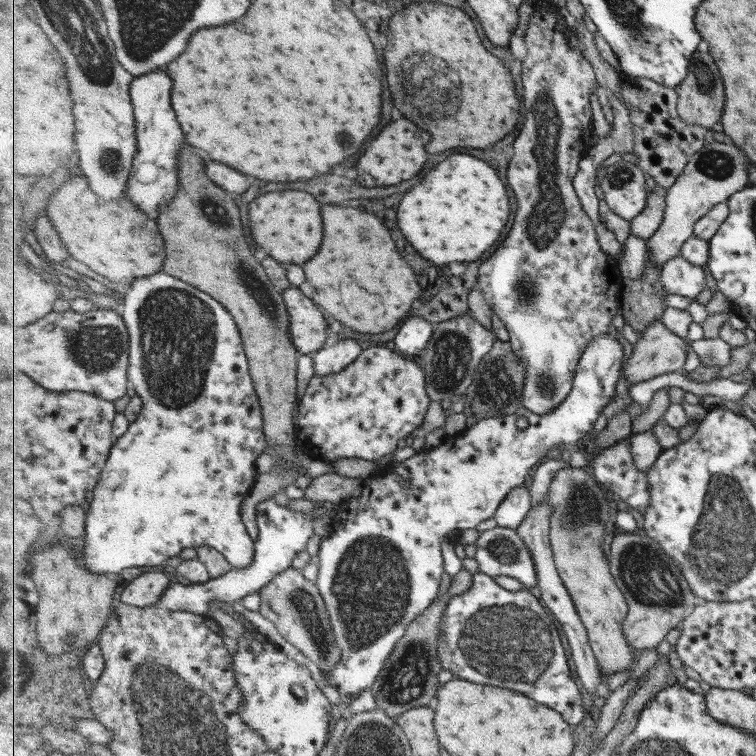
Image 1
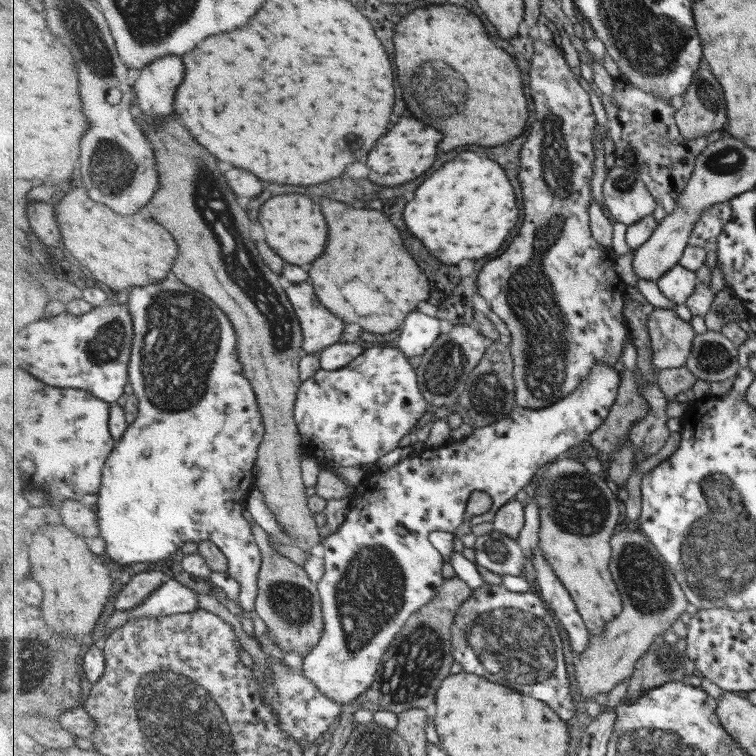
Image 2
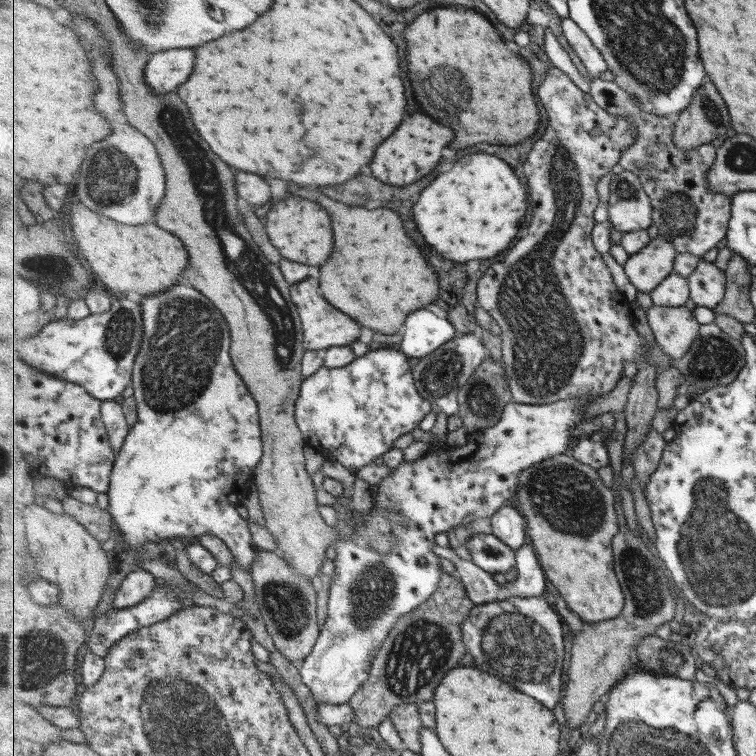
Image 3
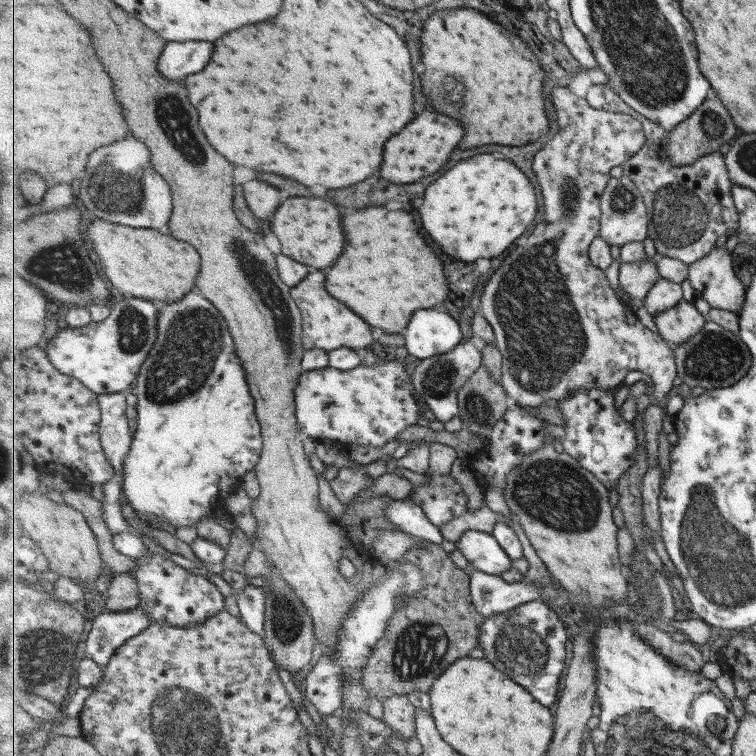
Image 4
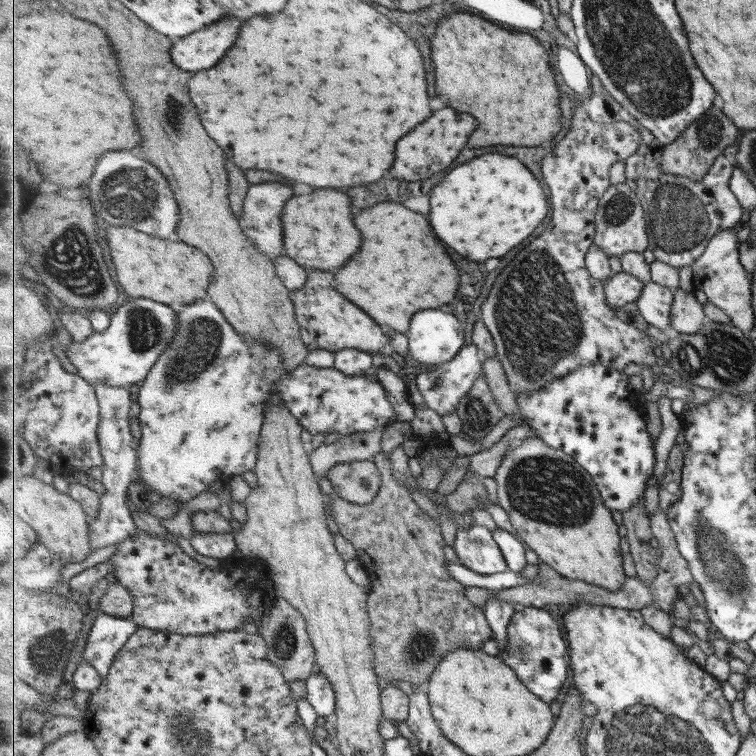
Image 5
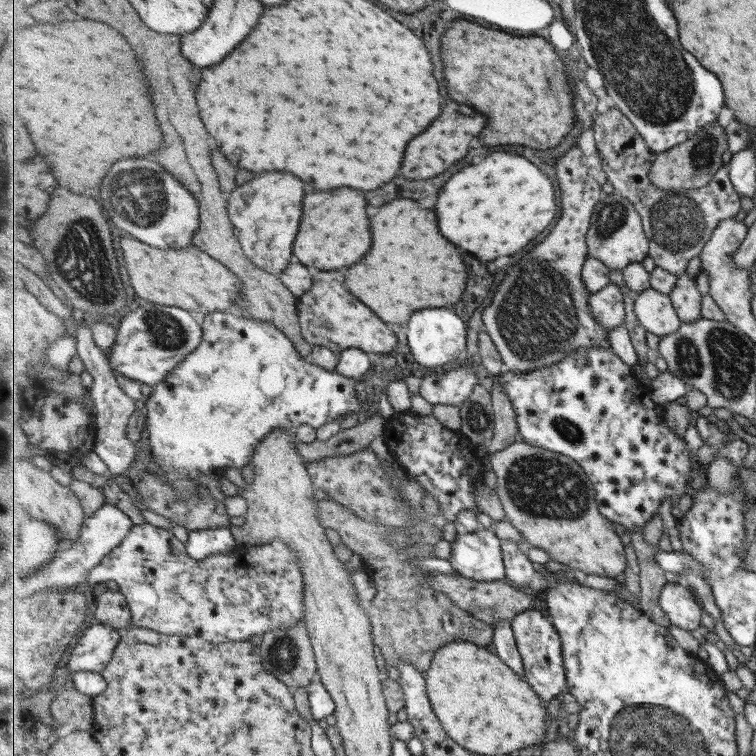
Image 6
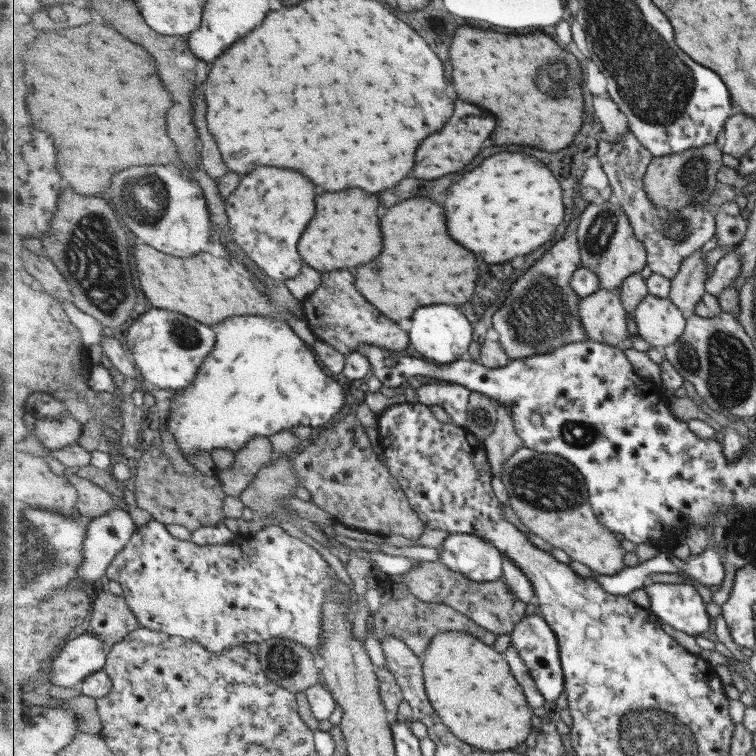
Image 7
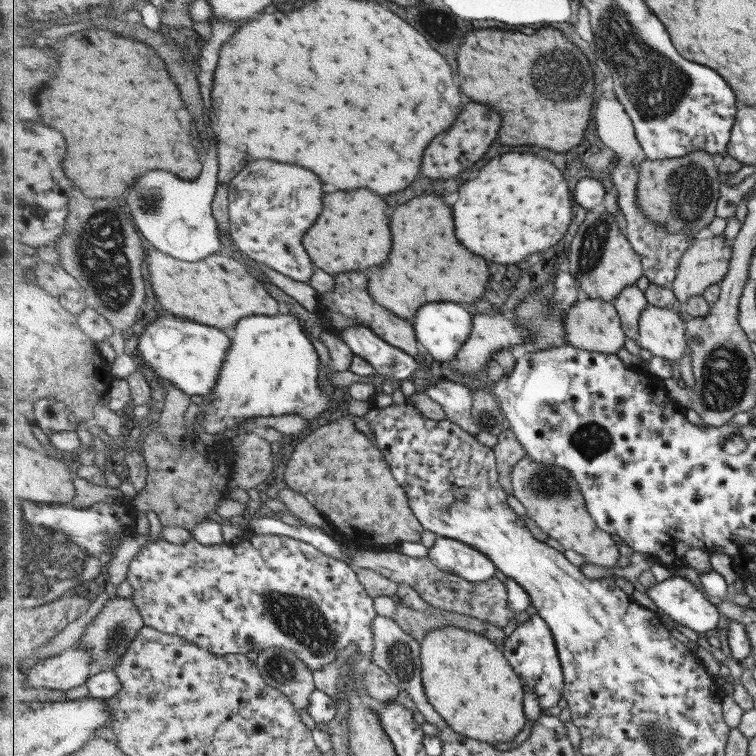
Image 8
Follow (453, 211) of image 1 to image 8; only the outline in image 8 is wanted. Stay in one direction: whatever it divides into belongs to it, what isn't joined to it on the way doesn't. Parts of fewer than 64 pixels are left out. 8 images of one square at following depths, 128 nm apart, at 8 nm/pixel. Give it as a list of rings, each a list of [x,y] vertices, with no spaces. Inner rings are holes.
[[[535,154],[497,156],[481,176],[461,186],[461,198],[453,208],[459,240],[471,252],[499,264],[519,264],[529,254],[553,248],[573,222],[573,200],[563,172]]]

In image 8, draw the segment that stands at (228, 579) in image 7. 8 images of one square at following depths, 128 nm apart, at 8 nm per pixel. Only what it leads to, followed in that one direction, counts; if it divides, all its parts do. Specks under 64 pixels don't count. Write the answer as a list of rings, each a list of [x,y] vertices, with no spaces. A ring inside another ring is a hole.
[[[155,512],[148,513],[148,520],[150,522],[149,537],[160,536],[156,541],[151,541],[150,544],[143,545],[136,556],[129,564],[127,572],[127,582],[131,584],[133,593],[131,599],[142,612],[143,618],[146,621],[146,626],[158,629],[160,632],[166,634],[173,634],[183,636],[191,643],[197,644],[200,648],[210,650],[218,655],[231,654],[247,654],[251,650],[255,650],[258,654],[266,650],[266,648],[284,648],[285,650],[292,650],[301,660],[307,663],[312,670],[321,670],[331,662],[337,660],[337,654],[345,648],[349,648],[351,644],[357,645],[361,651],[364,652],[365,658],[368,662],[372,662],[372,652],[375,648],[375,626],[374,620],[378,614],[374,605],[374,597],[372,597],[359,580],[355,569],[343,560],[331,558],[324,552],[321,552],[316,546],[290,538],[287,536],[279,536],[277,534],[256,535],[253,539],[242,540],[238,544],[221,543],[217,545],[204,545],[199,543],[196,539],[191,539],[189,543],[171,544],[161,537],[161,530],[163,524],[159,516]]]

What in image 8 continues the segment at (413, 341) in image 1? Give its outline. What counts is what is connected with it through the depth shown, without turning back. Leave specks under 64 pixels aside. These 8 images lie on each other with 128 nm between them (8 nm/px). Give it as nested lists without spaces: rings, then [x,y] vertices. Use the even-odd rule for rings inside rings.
[[[441,302],[441,304],[425,304],[419,310],[415,328],[418,341],[426,348],[436,363],[449,362],[452,364],[461,347],[470,339],[474,330],[474,316],[469,314],[461,304]]]

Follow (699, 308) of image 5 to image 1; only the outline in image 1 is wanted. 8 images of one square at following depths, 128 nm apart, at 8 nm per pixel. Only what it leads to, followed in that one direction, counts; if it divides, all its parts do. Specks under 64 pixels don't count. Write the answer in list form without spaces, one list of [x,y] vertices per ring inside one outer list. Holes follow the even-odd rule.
[[[662,319],[656,320],[650,327],[639,336],[637,345],[634,347],[632,356],[622,367],[625,375],[632,384],[642,380],[651,380],[655,376],[663,376],[669,372],[681,371],[687,364],[688,343],[685,337],[673,332]]]

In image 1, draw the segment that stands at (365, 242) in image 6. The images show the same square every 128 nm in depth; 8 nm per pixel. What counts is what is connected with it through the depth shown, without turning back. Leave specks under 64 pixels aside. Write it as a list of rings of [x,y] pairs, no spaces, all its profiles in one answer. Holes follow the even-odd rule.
[[[301,190],[263,194],[255,200],[255,204],[251,204],[251,236],[269,256],[275,256],[279,262],[305,264],[319,252],[325,236],[321,204],[313,194]]]

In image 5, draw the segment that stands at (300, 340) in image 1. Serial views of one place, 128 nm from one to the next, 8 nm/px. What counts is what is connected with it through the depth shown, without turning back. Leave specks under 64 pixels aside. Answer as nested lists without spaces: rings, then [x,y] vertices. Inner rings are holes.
[[[313,272],[303,288],[291,292],[302,339],[307,348],[311,351],[323,349],[334,353],[350,348],[373,353],[383,350],[385,346],[388,348],[389,336],[381,330],[381,326],[367,312],[363,312],[341,292],[337,292],[333,282],[335,282],[335,274]]]

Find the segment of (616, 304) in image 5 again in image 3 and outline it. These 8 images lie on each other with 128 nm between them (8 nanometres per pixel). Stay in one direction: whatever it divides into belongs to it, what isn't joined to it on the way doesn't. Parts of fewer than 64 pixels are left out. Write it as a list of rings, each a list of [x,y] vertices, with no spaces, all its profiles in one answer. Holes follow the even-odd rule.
[[[657,235],[641,252],[628,257],[624,269],[639,291],[650,294],[674,272],[678,254],[672,240]]]

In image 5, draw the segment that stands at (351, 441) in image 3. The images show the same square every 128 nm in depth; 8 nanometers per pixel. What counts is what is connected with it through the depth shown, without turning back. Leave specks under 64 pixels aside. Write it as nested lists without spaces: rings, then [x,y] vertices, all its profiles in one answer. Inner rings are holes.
[[[202,299],[197,301],[193,305],[178,307],[180,318],[180,326],[178,326],[178,335],[175,337],[174,342],[164,352],[162,358],[155,364],[154,370],[150,372],[150,375],[143,380],[139,385],[138,404],[140,406],[140,428],[141,438],[138,441],[140,443],[139,451],[139,479],[143,486],[147,489],[145,493],[150,499],[156,500],[158,498],[172,498],[177,504],[178,510],[182,505],[187,504],[191,498],[199,496],[201,492],[211,491],[211,484],[215,484],[217,480],[228,481],[235,474],[243,475],[246,472],[253,471],[256,468],[258,462],[258,456],[261,454],[261,436],[264,433],[265,423],[267,422],[266,406],[272,398],[273,392],[281,391],[282,400],[286,407],[291,409],[293,416],[296,416],[305,429],[311,435],[322,433],[338,432],[338,434],[350,435],[353,433],[360,433],[363,431],[374,431],[375,428],[385,428],[393,422],[397,422],[397,413],[389,400],[387,391],[384,386],[381,386],[381,382],[377,379],[375,374],[366,373],[361,376],[347,376],[346,373],[341,372],[339,369],[331,368],[317,368],[307,363],[300,364],[295,370],[287,371],[282,359],[282,350],[279,347],[269,347],[265,343],[257,343],[254,345],[251,339],[246,339],[243,334],[237,332],[236,328],[230,323],[224,312],[218,308],[218,306],[211,299]]]

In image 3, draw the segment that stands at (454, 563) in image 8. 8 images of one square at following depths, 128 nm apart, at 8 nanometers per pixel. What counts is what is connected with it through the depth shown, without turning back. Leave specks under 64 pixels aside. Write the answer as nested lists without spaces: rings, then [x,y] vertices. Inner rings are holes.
[[[475,534],[465,545],[471,560],[491,575],[515,569],[515,551],[493,534]]]

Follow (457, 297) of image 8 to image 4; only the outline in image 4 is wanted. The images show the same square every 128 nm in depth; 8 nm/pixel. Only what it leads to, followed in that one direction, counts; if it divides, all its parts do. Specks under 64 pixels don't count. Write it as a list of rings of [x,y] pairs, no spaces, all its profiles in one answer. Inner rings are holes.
[[[385,206],[363,208],[345,216],[343,224],[347,224],[351,244],[343,260],[331,268],[327,290],[339,296],[343,304],[351,304],[371,326],[387,332],[403,332],[415,310],[433,308],[447,300],[449,280],[443,262],[425,242],[409,212],[387,210]]]

